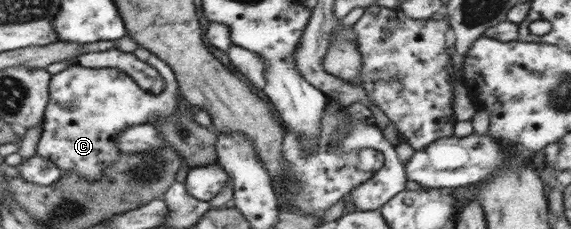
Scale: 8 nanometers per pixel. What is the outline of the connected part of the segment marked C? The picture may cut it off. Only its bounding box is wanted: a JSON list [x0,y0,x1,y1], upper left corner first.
[37,46,180,180]

